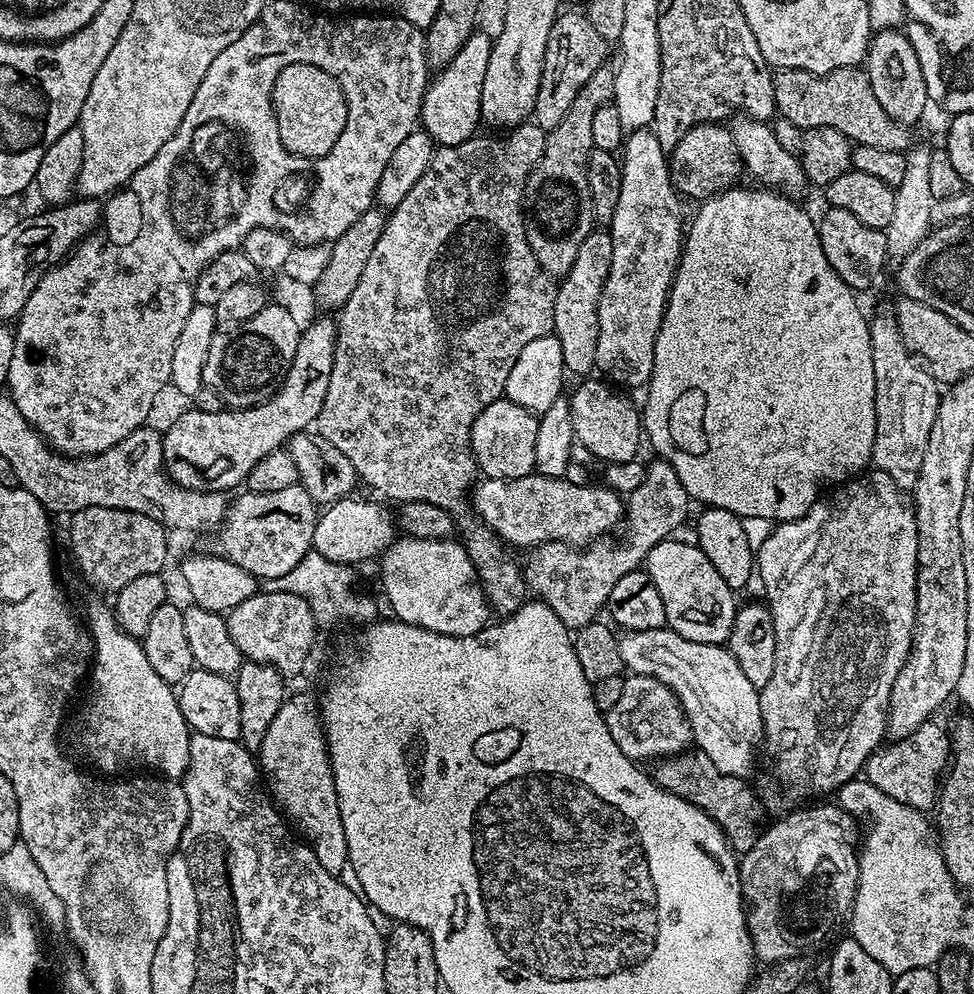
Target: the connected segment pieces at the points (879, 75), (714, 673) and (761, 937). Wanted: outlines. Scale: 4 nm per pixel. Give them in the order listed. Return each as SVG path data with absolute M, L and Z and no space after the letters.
M885 28L869 39L866 71L882 110L886 110L886 114L890 114L894 122L909 126L919 125L922 110L929 108L930 101L926 78L922 78L922 66L918 66L918 54L914 54L914 46L903 31Z
M665 626L659 628L658 630L642 630L641 632L624 632L623 635L619 637L620 642L620 653L622 654L622 662L624 663L625 669L629 673L638 675L638 676L653 676L654 678L658 678L658 682L662 682L666 687L677 696L680 700L680 705L682 706L682 710L686 714L686 718L690 722L690 726L692 727L692 738L695 744L695 747L706 754L706 758L710 758L710 762L714 762L714 766L718 766L718 770L722 770L722 774L730 774L731 776L743 776L745 778L751 777L752 772L752 759L756 756L756 748L758 752L758 745L764 739L764 727L762 726L762 706L760 705L760 689L754 686L754 682L749 682L746 678L746 674L742 674L742 670L738 667L738 662L734 662L734 654L730 654L725 647L724 644L699 644L698 642L690 642L686 638L682 638L678 635L678 633L673 632L671 628Z
M833 803L820 804L817 808L800 808L797 812L792 812L789 816L784 816L781 820L776 820L767 825L764 833L750 846L750 850L739 857L740 885L744 895L744 907L748 913L748 933L752 935L752 951L757 961L761 960L761 965L771 966L779 960L789 960L795 956L803 956L811 953L811 948L816 948L832 931L836 928L836 923L840 919L847 917L852 910L852 899L856 897L856 887L858 887L858 874L860 873L860 854L857 848L858 832L856 836L857 817L851 816L843 808L835 806Z

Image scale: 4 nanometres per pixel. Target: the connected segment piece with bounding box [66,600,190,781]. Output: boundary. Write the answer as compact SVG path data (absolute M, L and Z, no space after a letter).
M94 601L88 608L86 627L92 636L94 649L90 665L92 693L80 712L80 721L73 726L69 736L67 733L67 743L69 740L73 750L85 760L83 763L97 773L124 774L127 768L149 768L152 771L149 773L157 777L179 781L190 763L190 729L182 718L180 701L173 685L166 683L154 666L150 666L143 643L120 629L116 613L109 605L107 608L102 601Z

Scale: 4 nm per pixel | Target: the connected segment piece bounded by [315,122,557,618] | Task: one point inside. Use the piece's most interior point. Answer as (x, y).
(452, 293)

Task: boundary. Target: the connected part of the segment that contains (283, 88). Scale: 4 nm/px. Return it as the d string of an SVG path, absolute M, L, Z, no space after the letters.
M291 63L275 79L272 109L284 148L303 160L321 160L342 134L348 117L345 94L339 80L310 63Z

